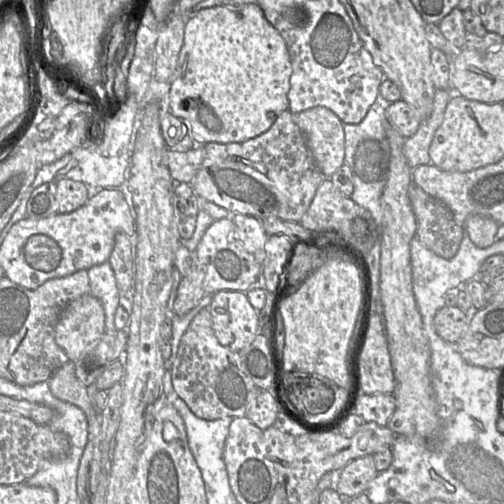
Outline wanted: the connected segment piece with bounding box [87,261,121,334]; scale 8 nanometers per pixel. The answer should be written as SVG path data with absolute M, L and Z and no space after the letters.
M108 261L95 265L87 270L90 294L97 298L104 308L105 334L115 334L114 316L120 305L120 291L117 286L113 269Z

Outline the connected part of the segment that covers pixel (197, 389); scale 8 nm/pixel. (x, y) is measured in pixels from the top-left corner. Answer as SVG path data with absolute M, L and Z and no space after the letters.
M208 308L195 315L183 334L171 375L177 395L197 417L205 420L245 417L258 395L259 388L242 371L239 353L222 346L217 340Z

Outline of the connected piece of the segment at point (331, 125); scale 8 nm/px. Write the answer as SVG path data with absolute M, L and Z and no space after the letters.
M324 106L294 113L292 120L305 135L317 168L326 178L330 178L344 164L343 122Z

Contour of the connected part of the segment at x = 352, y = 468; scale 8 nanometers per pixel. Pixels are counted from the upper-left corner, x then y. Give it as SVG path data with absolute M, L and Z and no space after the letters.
M366 455L349 462L341 471L336 491L345 499L363 494L377 476L373 455Z

